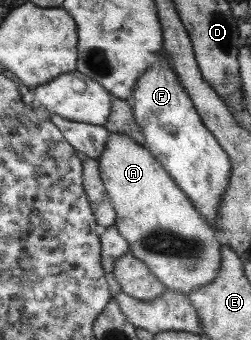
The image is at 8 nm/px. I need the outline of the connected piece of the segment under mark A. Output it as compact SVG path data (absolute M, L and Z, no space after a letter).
M110 133L98 160L107 195L118 215L114 226L128 241L129 255L141 259L174 292L187 295L217 277L223 240L196 212L187 193L172 180L152 151L130 136Z

